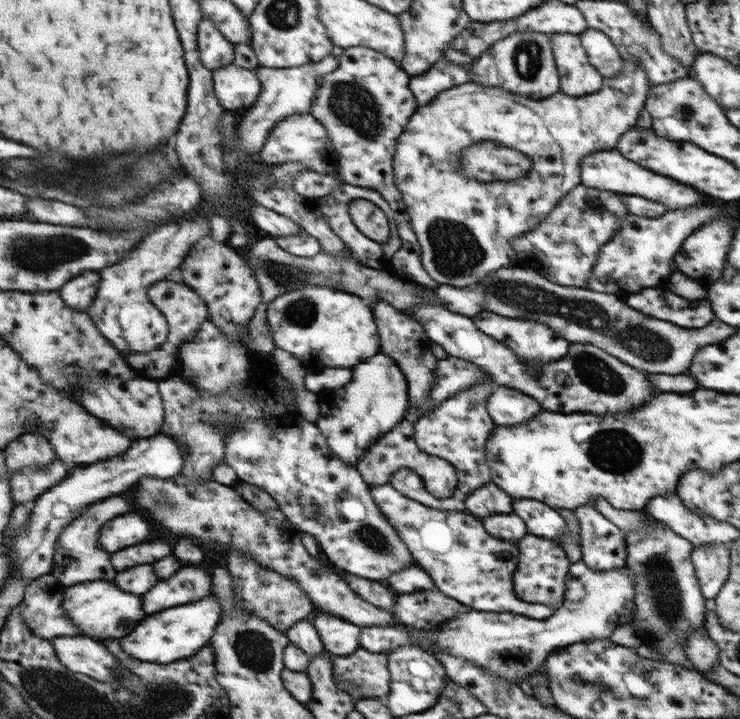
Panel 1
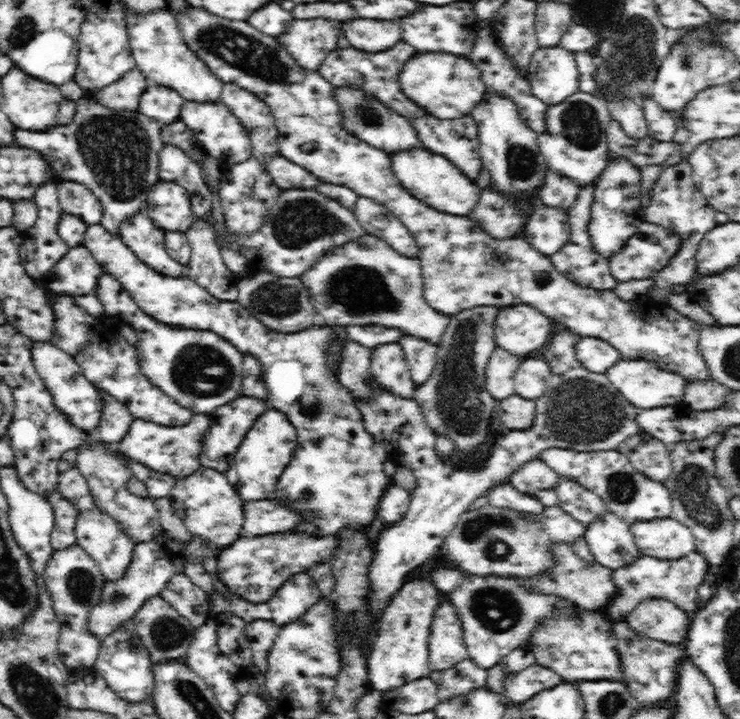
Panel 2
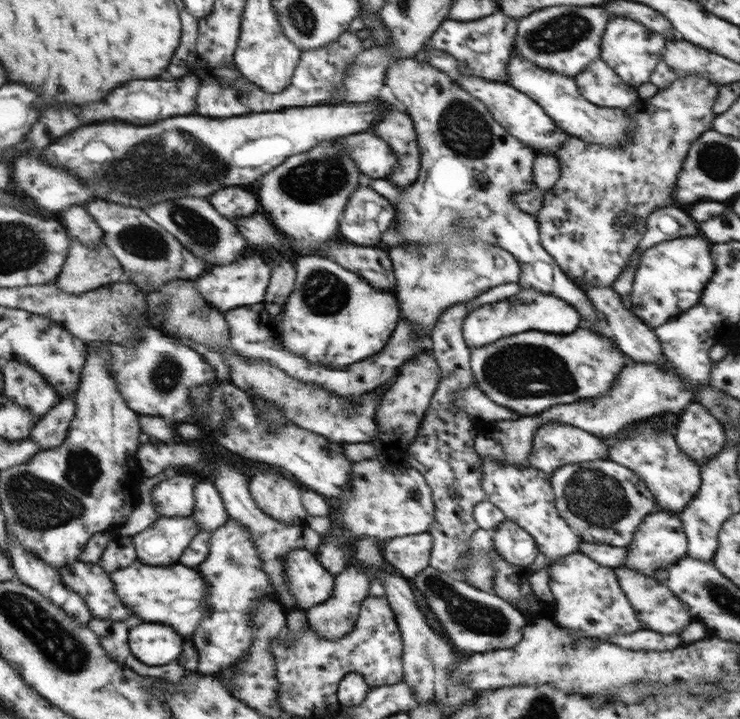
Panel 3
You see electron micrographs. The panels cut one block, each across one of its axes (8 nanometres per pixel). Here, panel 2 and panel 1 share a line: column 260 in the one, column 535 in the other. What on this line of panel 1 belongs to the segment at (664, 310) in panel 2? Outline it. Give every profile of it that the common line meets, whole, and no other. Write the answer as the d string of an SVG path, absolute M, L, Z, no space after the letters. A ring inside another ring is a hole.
M516 32L506 40L489 46L470 65L470 81L476 84L497 86L534 100L542 100L561 90L561 74L553 56L552 36L541 32Z

